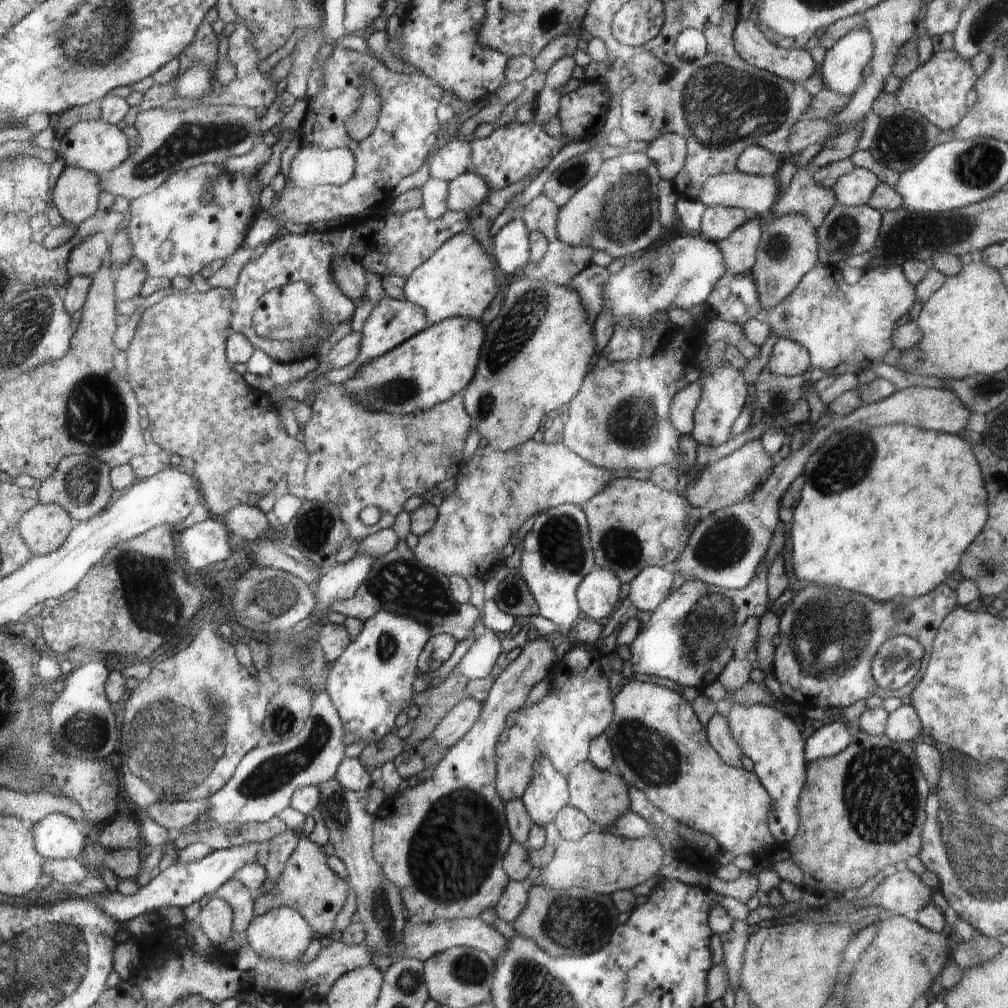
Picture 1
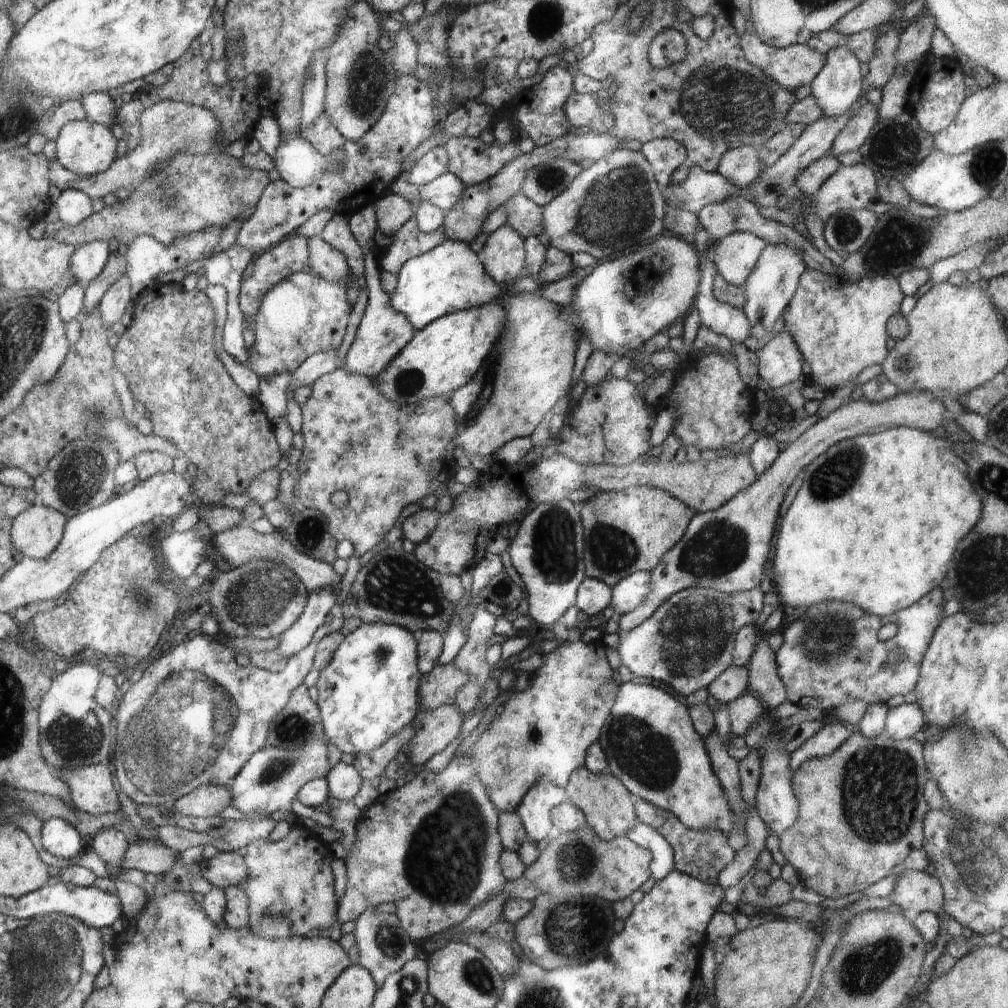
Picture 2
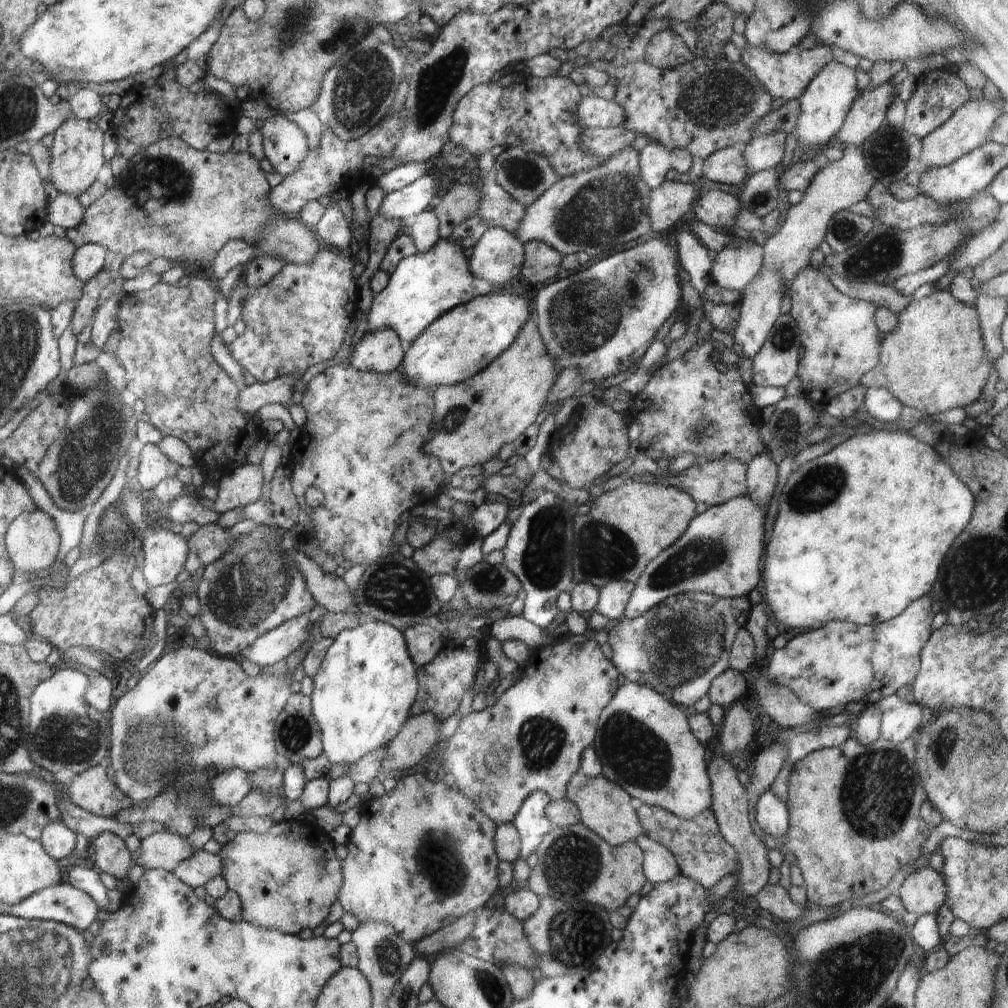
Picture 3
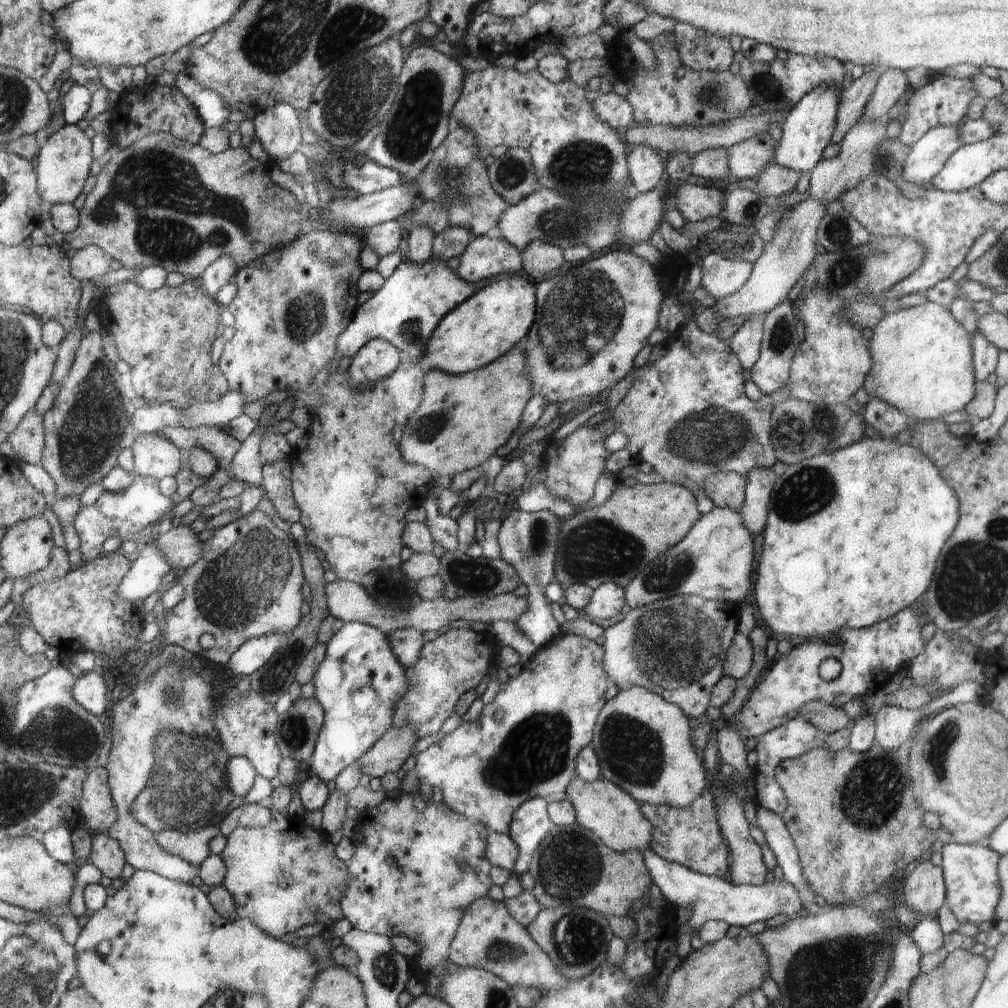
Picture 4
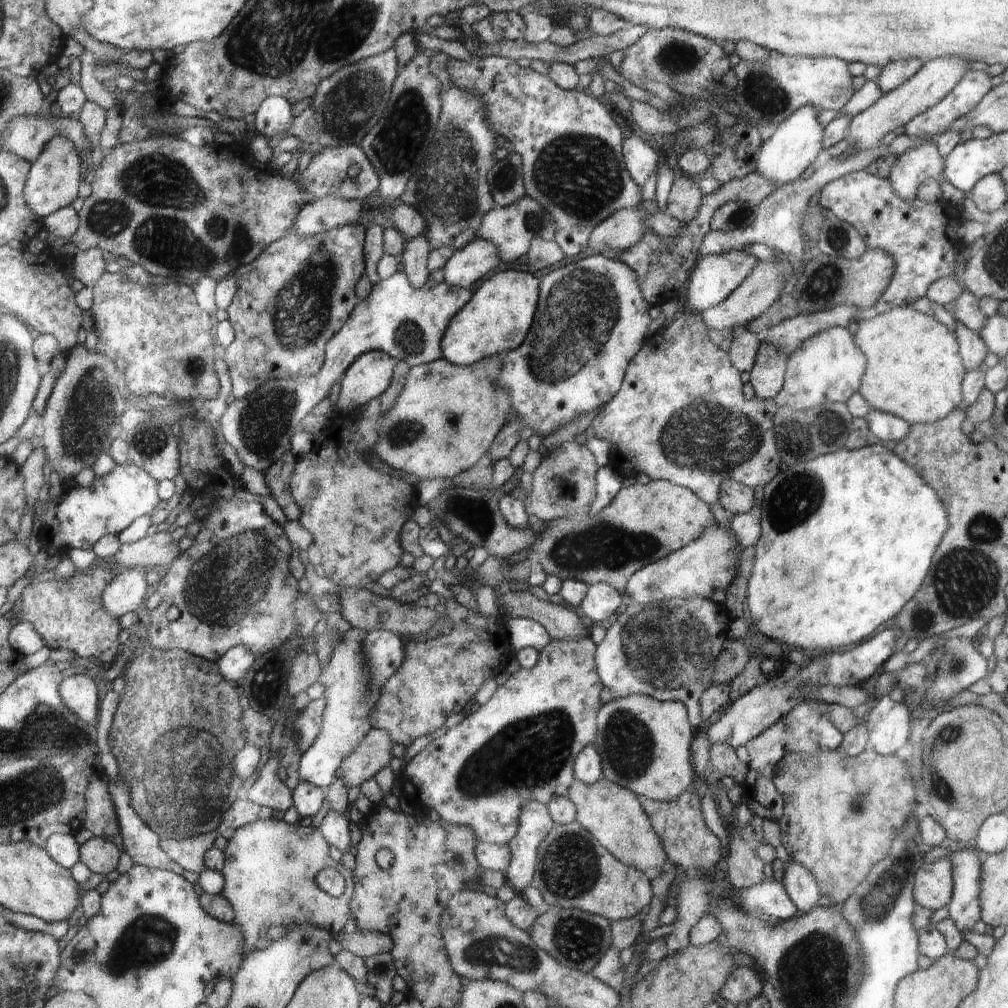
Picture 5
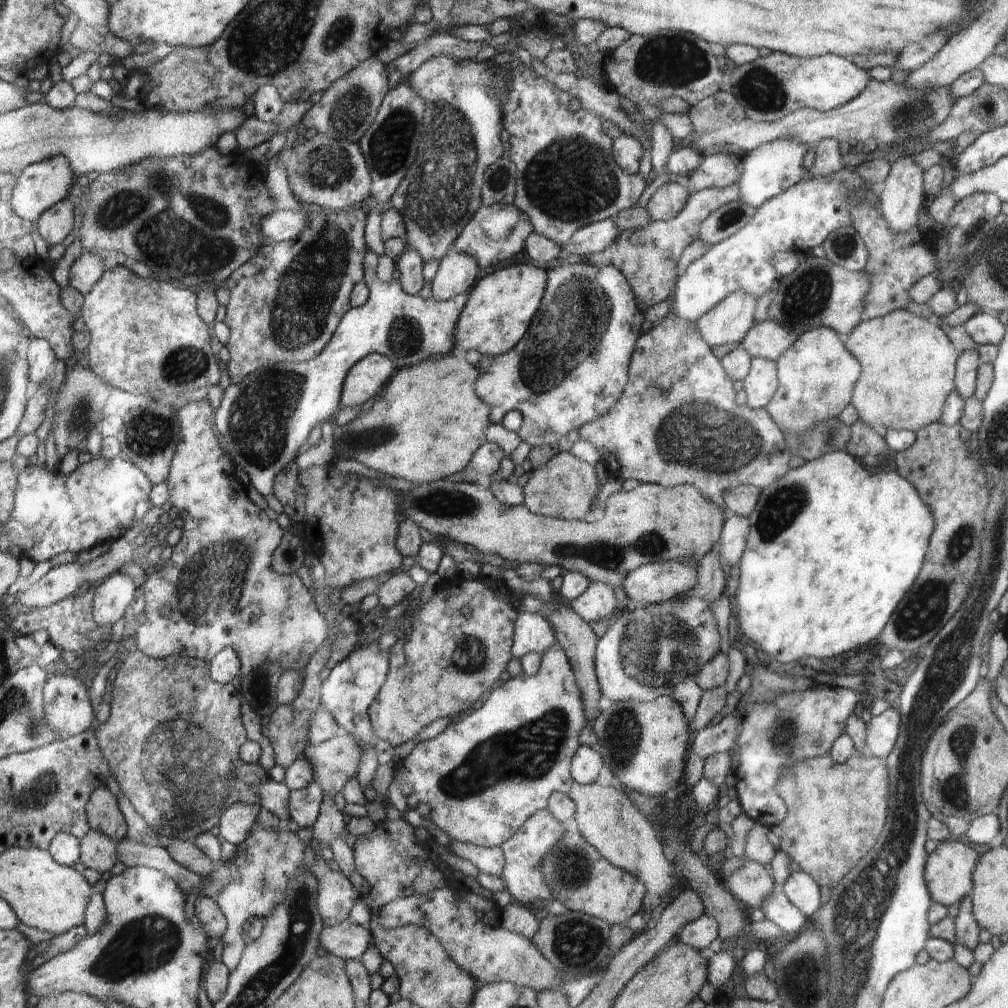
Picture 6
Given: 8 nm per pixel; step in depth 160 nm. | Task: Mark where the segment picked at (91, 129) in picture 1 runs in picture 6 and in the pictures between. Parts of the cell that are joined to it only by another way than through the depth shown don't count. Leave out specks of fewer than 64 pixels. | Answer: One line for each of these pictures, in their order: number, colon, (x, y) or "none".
2: (86, 148)
3: (76, 153)
4: (64, 162)
5: (55, 177)
6: (47, 183)

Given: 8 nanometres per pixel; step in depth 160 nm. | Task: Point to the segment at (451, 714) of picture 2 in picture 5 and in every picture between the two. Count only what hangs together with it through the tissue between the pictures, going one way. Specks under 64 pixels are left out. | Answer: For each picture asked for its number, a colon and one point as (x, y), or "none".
3: (418, 734)
4: (389, 753)
5: (375, 752)

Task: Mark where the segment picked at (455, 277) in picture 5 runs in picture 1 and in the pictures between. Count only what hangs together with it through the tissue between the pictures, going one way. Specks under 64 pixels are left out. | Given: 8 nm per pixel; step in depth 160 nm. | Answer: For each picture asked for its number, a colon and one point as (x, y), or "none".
1: (511, 250)
2: (503, 255)
3: (498, 256)
4: (485, 256)

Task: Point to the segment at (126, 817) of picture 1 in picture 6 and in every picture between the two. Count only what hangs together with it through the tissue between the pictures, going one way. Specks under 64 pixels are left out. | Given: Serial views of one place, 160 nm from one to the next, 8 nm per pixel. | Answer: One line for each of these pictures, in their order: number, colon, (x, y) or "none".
2: (110, 844)
3: (112, 854)
4: (106, 855)
5: (99, 855)
6: (98, 852)

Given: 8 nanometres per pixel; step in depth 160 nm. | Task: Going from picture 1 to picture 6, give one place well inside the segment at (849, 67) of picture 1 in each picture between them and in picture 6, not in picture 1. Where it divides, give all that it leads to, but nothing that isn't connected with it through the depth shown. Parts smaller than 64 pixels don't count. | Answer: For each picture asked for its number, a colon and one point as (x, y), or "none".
2: (837, 86)
3: (826, 101)
4: (808, 128)
5: (797, 140)
6: (768, 170)

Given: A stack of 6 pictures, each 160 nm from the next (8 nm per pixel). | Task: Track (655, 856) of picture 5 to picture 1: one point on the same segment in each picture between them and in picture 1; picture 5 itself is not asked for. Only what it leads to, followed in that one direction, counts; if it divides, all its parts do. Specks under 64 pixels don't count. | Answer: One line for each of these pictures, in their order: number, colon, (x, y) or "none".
1: (602, 797)
2: (603, 798)
3: (604, 806)
4: (618, 821)

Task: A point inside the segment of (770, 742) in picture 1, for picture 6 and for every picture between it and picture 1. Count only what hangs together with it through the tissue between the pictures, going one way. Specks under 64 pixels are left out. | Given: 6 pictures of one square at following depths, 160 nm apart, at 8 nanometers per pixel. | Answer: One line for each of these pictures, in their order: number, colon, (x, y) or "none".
2: (777, 805)
3: (772, 815)
4: (778, 838)
5: (801, 886)
6: (801, 889)

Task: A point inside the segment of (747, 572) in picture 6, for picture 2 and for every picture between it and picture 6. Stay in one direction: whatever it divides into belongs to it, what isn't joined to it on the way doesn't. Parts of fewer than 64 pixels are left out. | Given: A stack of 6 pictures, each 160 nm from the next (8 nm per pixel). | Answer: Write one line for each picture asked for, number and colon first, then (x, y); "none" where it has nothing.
2: (876, 519)
3: (861, 531)
4: (852, 536)
5: (847, 539)

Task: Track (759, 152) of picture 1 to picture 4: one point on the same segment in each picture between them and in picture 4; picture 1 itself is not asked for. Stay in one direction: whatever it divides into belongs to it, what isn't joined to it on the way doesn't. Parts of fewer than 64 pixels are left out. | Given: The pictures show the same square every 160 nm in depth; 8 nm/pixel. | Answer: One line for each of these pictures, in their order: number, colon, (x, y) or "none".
2: (741, 165)
3: (727, 165)
4: (711, 163)

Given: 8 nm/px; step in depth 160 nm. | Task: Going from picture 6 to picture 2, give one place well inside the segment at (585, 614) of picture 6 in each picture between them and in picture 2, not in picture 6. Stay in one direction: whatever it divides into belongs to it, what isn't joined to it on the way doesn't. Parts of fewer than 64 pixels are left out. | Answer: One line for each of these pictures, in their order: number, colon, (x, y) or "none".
2: (627, 595)
3: (613, 598)
4: (606, 601)
5: (601, 601)

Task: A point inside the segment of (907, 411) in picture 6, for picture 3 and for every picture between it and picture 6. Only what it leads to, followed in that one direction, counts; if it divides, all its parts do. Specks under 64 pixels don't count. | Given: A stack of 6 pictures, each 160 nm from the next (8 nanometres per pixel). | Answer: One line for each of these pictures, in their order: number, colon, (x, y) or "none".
3: (935, 360)
4: (922, 357)
5: (914, 371)

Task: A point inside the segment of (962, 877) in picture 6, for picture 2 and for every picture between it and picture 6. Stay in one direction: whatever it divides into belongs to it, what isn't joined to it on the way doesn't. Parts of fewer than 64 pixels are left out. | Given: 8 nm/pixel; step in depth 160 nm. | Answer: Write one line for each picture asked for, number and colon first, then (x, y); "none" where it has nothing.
2: (913, 890)
3: (924, 891)
4: (924, 889)
5: (933, 885)

